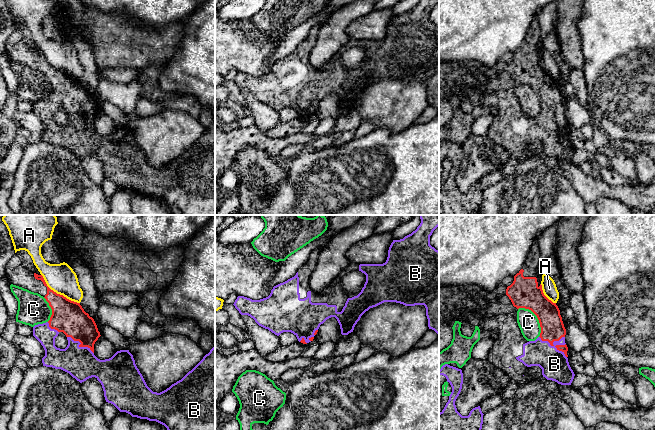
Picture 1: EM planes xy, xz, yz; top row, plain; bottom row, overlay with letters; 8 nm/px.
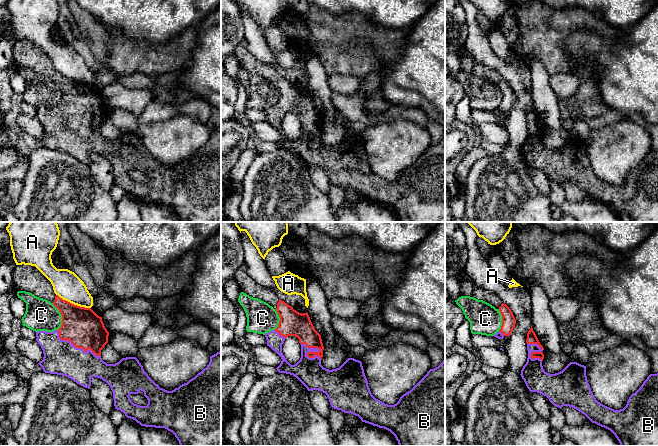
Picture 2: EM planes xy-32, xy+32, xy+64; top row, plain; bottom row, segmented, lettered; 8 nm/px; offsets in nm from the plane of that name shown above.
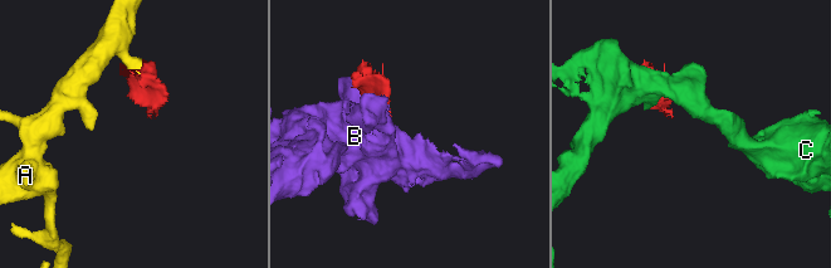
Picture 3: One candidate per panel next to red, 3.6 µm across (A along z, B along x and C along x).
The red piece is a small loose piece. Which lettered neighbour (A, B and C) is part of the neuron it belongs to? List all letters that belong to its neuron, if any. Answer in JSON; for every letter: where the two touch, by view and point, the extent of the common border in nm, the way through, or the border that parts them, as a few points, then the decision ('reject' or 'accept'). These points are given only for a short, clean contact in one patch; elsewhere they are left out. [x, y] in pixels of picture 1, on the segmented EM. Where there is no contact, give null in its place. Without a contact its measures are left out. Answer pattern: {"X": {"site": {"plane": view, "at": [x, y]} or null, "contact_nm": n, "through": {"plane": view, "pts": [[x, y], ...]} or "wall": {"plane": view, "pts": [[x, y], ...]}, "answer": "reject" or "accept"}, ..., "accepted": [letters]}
{"A": {"site": {"plane": "xy", "at": [58, 294]}, "contact_nm": 400, "wall": {"plane": "xy", "pts": [[41, 274], [45, 283], [51, 289], [79, 303]]}, "answer": "reject"}, "B": {"site": {"plane": "yz", "at": [553, 345]}, "contact_nm": 280, "answer": "accept"}, "C": {"site": {"plane": "yz", "at": [537, 317]}, "contact_nm": 280, "answer": "reject"}, "accepted": ["B"]}

